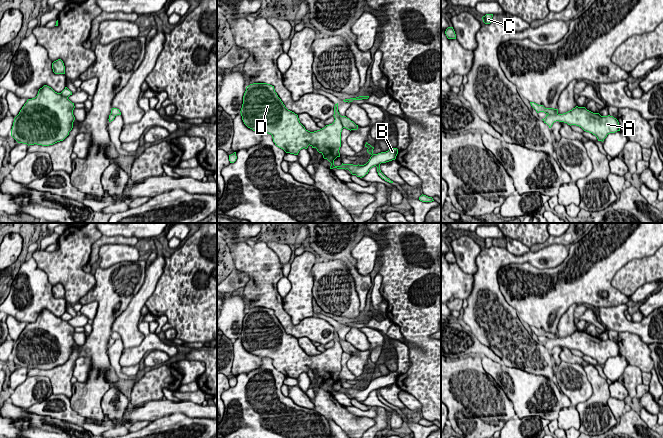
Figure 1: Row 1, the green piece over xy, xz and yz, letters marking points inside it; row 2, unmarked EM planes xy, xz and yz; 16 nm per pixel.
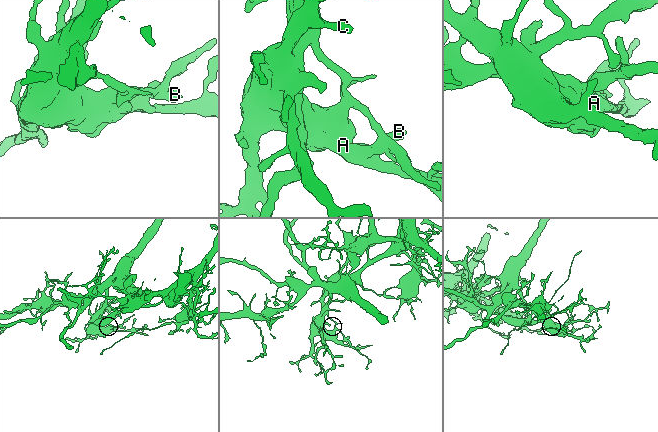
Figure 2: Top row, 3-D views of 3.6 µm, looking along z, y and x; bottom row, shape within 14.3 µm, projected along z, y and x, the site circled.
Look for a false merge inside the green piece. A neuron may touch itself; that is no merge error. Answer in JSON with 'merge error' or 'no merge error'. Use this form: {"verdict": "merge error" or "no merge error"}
{"verdict": "merge error"}

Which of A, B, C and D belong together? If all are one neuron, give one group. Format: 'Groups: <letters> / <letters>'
Groups: A B D / C

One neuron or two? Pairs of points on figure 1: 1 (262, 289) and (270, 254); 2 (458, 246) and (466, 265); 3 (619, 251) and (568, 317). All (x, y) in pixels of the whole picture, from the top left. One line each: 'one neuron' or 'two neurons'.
1: one neuron
2: one neuron
3: two neurons

